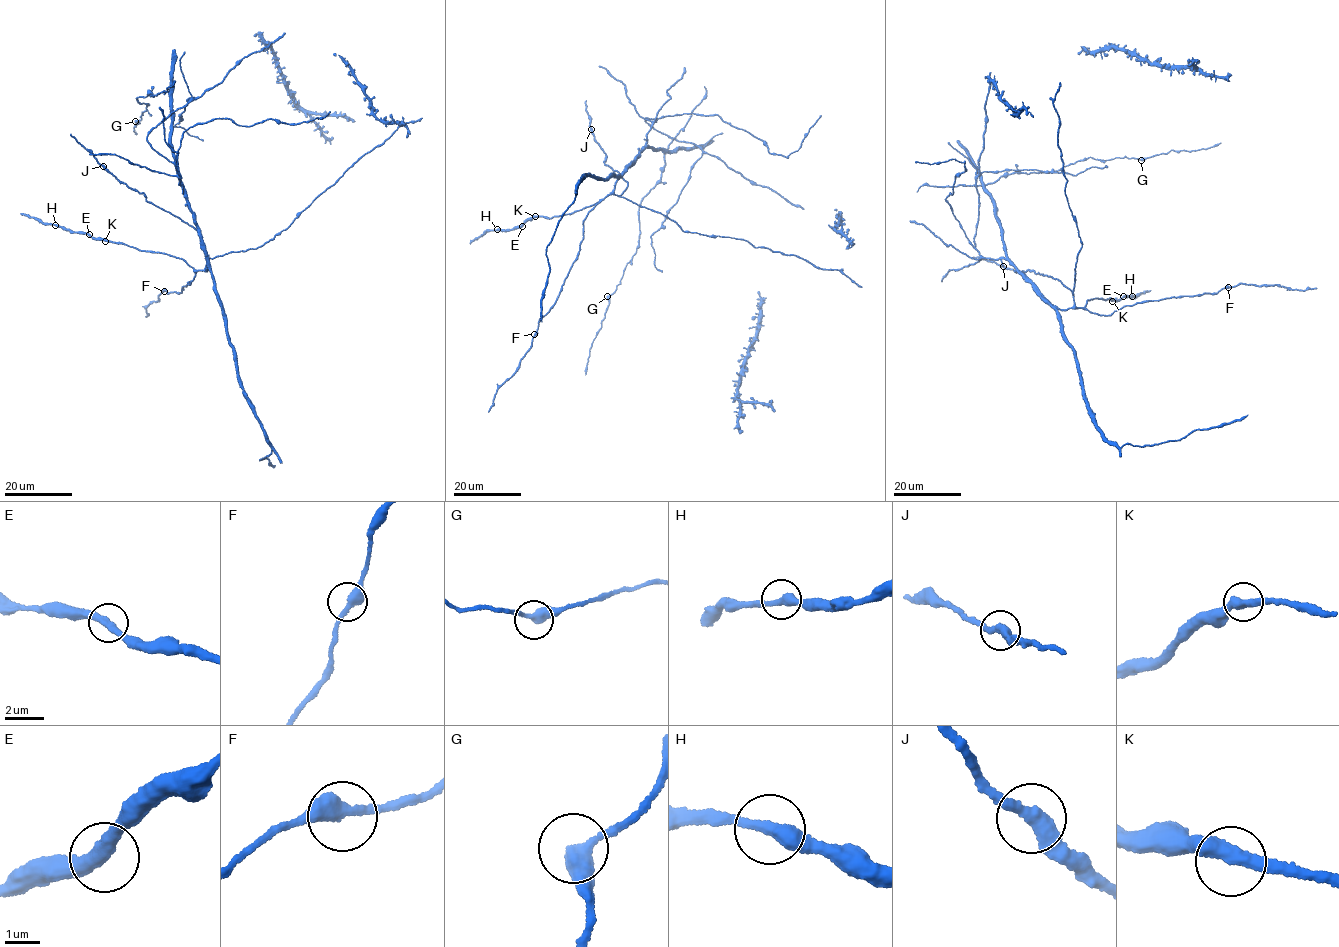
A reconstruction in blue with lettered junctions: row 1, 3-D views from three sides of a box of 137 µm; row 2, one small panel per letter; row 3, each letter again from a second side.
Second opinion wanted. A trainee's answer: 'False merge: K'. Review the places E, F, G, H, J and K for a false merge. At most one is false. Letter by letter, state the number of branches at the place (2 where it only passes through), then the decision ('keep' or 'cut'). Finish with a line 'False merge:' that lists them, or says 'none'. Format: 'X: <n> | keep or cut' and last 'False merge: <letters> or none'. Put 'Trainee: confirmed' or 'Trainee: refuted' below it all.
E: 2 | keep
F: 2 | keep
G: 2 | keep
H: 2 | keep
J: 2 | keep
K: 2 | keep
False merge: none
Trainee: refuted

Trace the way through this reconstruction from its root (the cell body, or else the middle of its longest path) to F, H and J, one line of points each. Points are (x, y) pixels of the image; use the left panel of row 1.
F: (178, 177), (207, 270), (196, 272), (181, 293), (164, 291)
H: (178, 177), (208, 262), (207, 270), (194, 270), (181, 259), (169, 255), (96, 240), (55, 225)
J: (178, 177), (208, 262), (207, 270), (207, 255), (197, 231), (148, 201), (143, 193), (132, 189), (103, 166)

